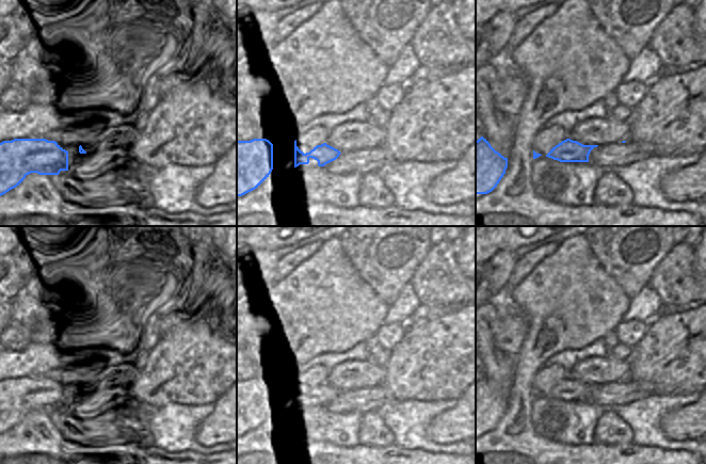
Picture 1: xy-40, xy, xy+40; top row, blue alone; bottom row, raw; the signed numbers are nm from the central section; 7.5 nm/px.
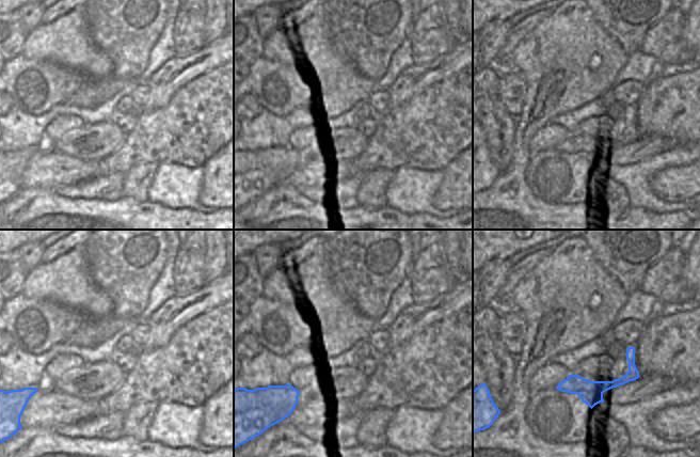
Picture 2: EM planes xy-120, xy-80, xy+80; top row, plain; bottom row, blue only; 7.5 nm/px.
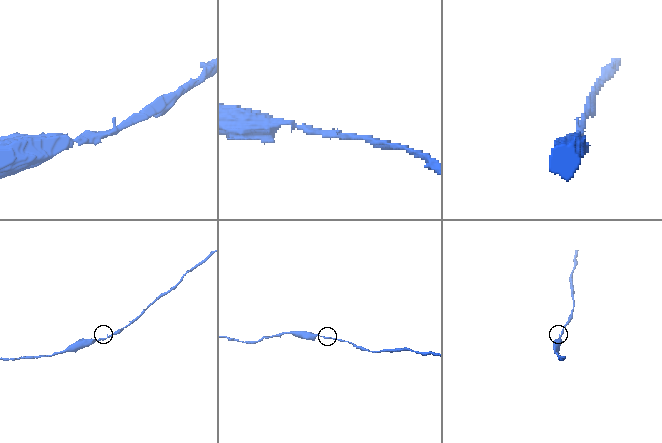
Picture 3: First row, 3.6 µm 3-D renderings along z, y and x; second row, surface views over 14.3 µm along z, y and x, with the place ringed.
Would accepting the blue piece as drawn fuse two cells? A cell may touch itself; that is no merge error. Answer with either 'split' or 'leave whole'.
leave whole

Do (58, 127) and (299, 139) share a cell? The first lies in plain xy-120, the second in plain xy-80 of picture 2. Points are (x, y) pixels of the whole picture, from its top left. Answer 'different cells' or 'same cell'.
same cell

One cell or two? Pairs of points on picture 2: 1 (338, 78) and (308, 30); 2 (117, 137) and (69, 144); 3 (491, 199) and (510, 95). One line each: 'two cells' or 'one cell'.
1: one cell
2: one cell
3: two cells

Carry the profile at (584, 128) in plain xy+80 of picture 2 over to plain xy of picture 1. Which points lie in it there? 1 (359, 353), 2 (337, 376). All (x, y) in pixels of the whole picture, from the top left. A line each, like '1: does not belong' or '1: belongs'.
1: does not belong
2: belongs

